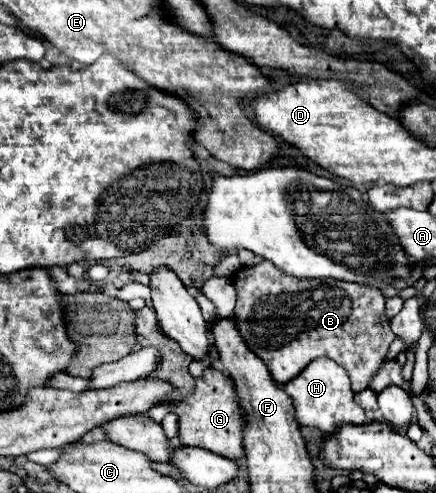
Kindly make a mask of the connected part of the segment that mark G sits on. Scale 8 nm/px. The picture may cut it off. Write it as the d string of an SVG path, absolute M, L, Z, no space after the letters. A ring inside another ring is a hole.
M142 307L140 311L136 311L136 345L132 349L138 351L138 349L144 349L144 347L156 347L160 353L162 353L162 359L158 363L158 367L152 371L152 375L148 379L164 379L168 383L172 383L174 391L166 397L162 397L158 403L160 405L174 405L174 413L178 415L178 441L182 445L190 445L190 447L202 447L202 449L208 449L208 451L214 451L216 455L222 455L222 457L228 457L228 459L242 459L244 457L244 447L242 447L242 411L236 403L236 391L234 391L234 383L230 377L226 377L222 371L216 371L214 367L208 367L204 369L202 377L192 377L190 371L188 371L188 365L194 361L190 355L186 355L176 341L172 341L170 337L166 337L160 329L158 329L158 321L156 321L156 315L152 311L152 307Z

